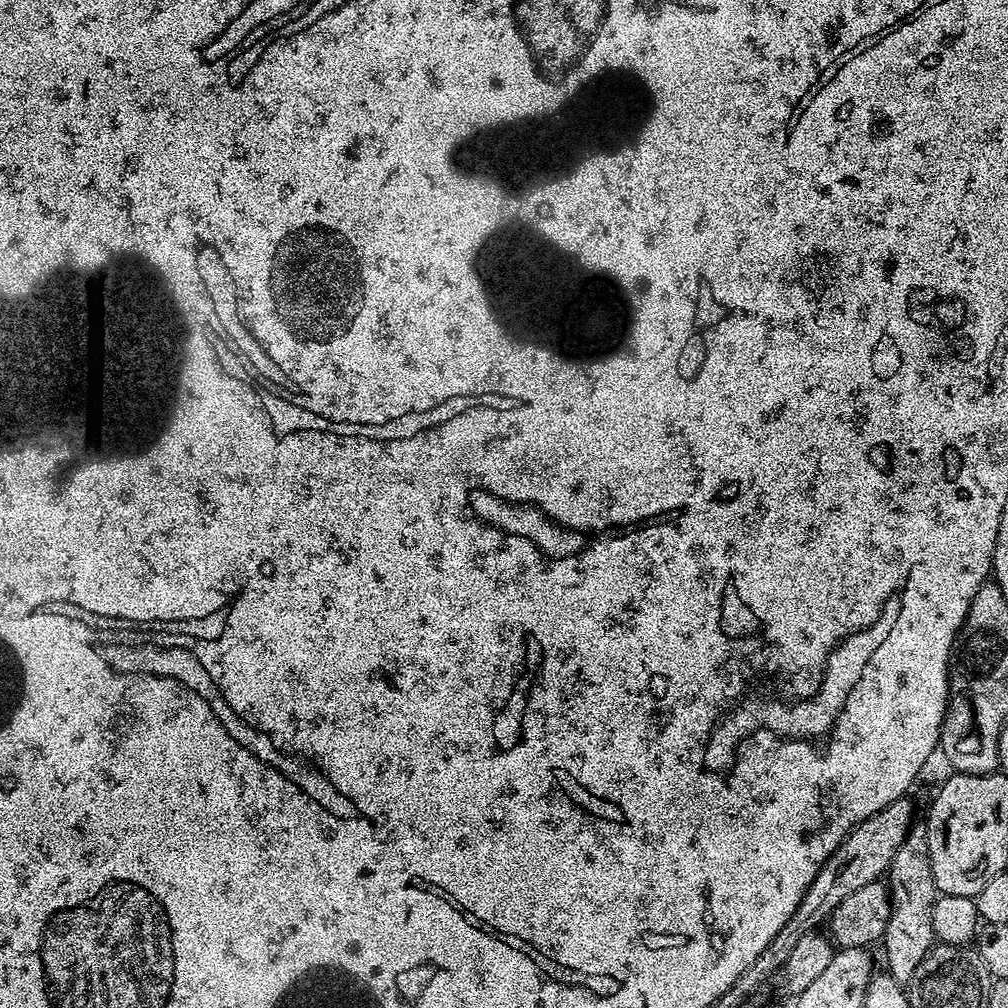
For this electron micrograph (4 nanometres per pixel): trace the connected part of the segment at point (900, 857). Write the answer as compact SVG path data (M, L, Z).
M914 826L906 834L902 846L898 846L890 862L886 883L888 894L892 898L890 920L886 922L882 941L884 956L888 959L886 972L904 986L914 974L914 970L918 970L922 958L926 958L926 954L937 943L934 930L934 906L938 893L934 882L934 870L930 870L927 827Z

